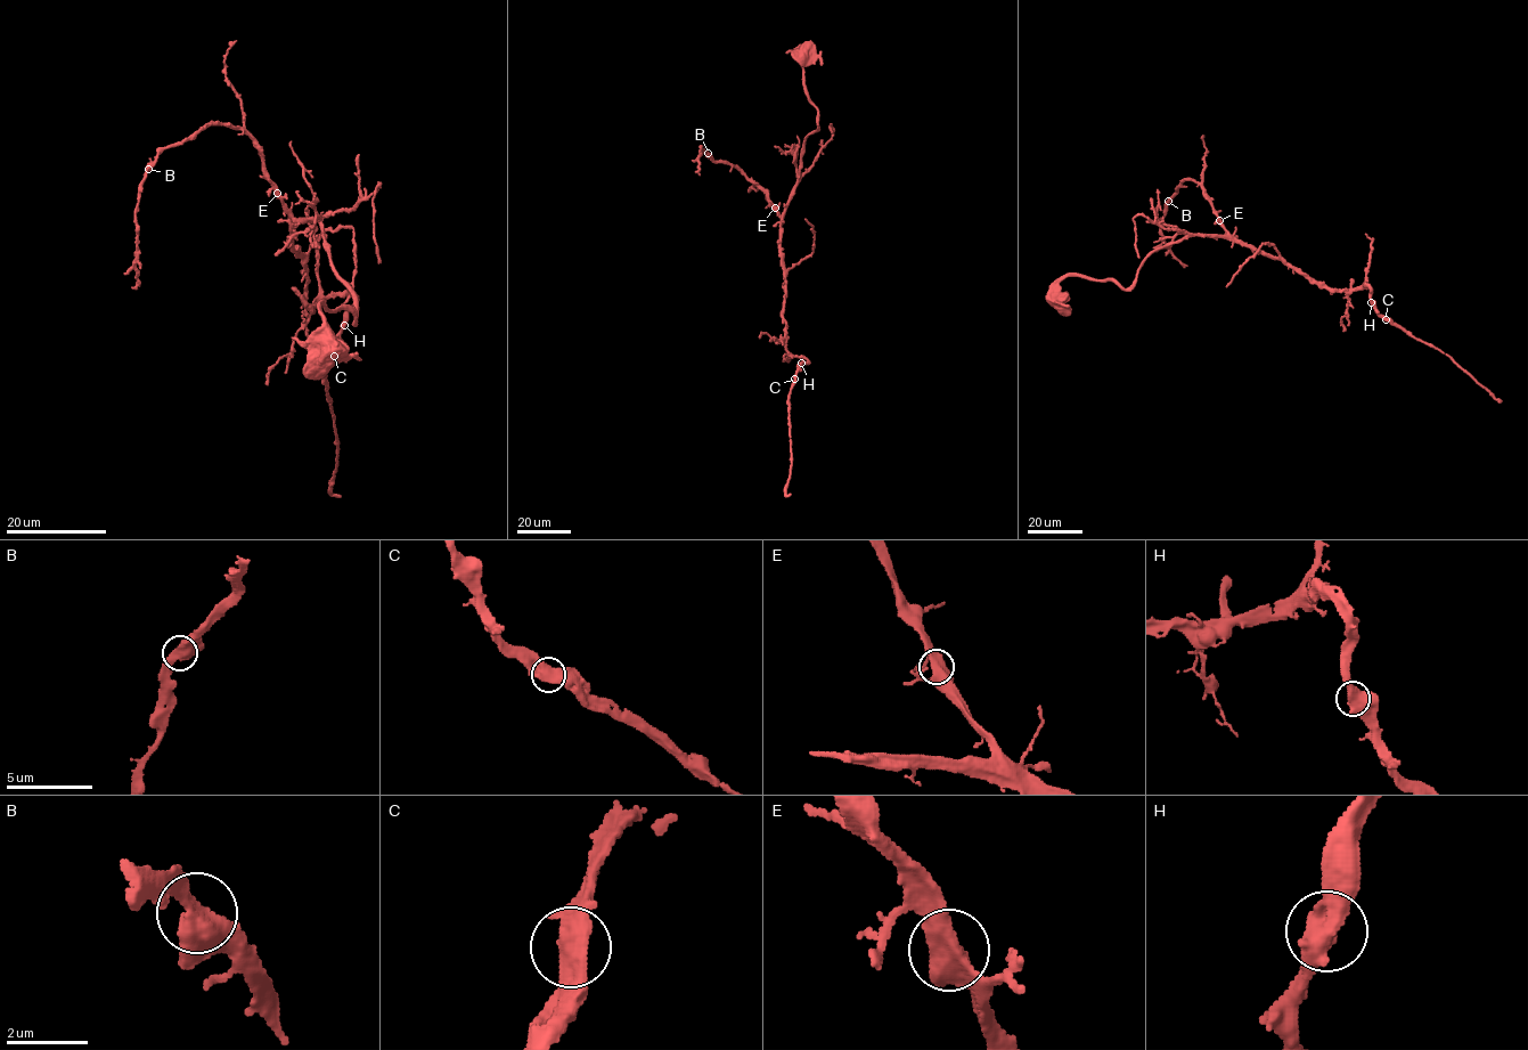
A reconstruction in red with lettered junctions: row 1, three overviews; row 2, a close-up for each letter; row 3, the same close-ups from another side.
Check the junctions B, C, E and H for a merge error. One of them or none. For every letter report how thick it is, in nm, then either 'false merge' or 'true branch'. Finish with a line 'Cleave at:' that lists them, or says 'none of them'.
B: calibre 600 nm; true branch
C: calibre 650 nm; true branch
E: calibre 600 nm; true branch
H: calibre 600 nm; true branch
Cleave at: none of them

